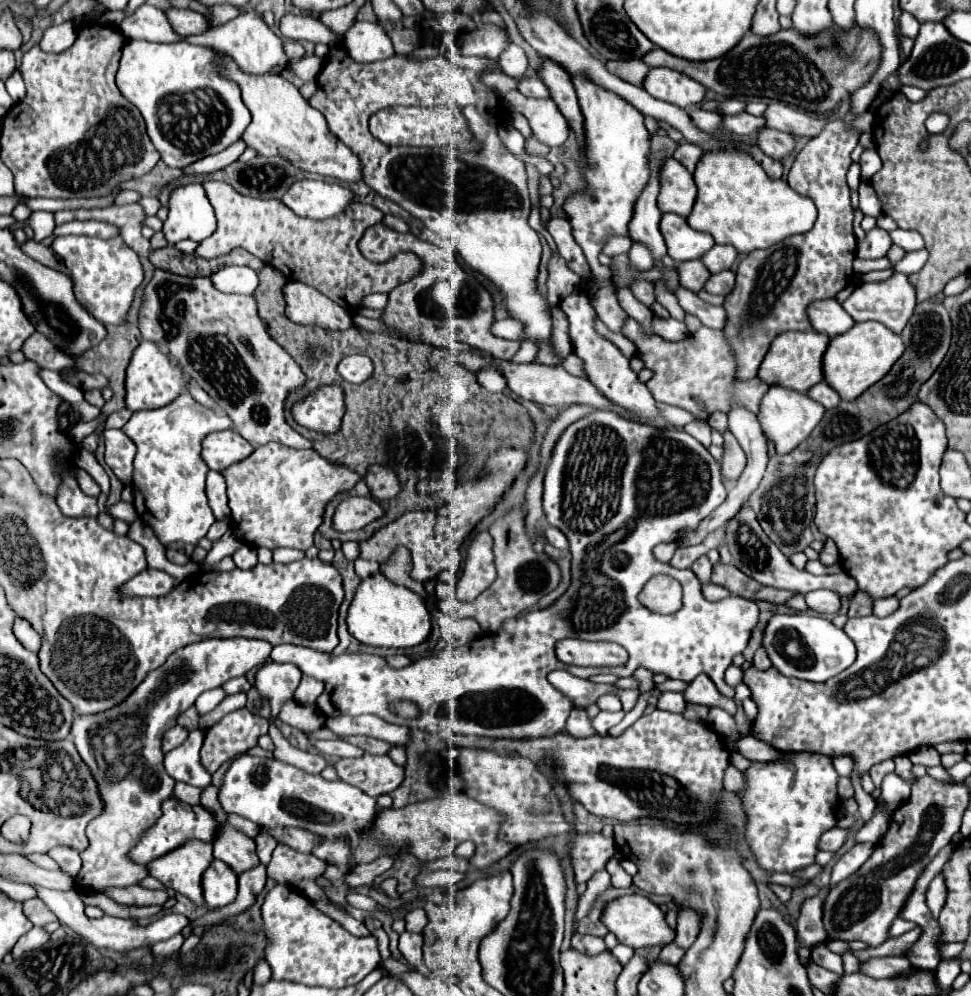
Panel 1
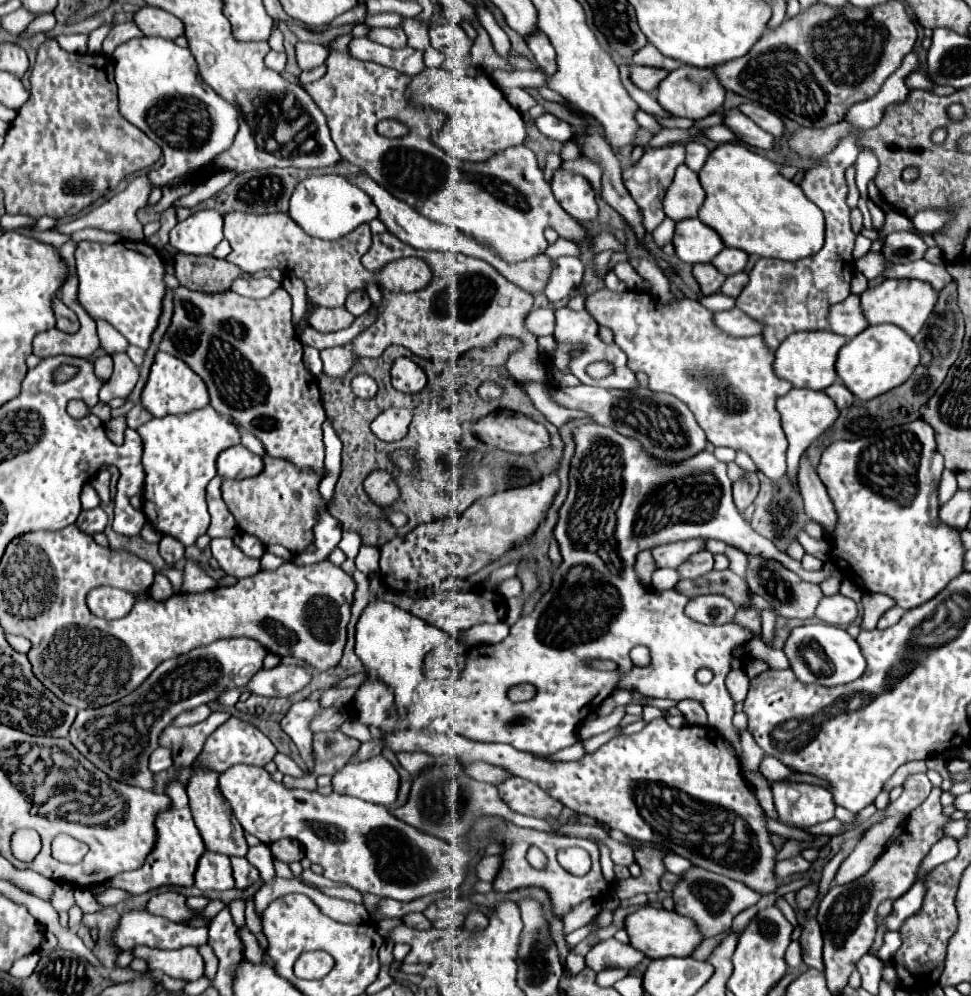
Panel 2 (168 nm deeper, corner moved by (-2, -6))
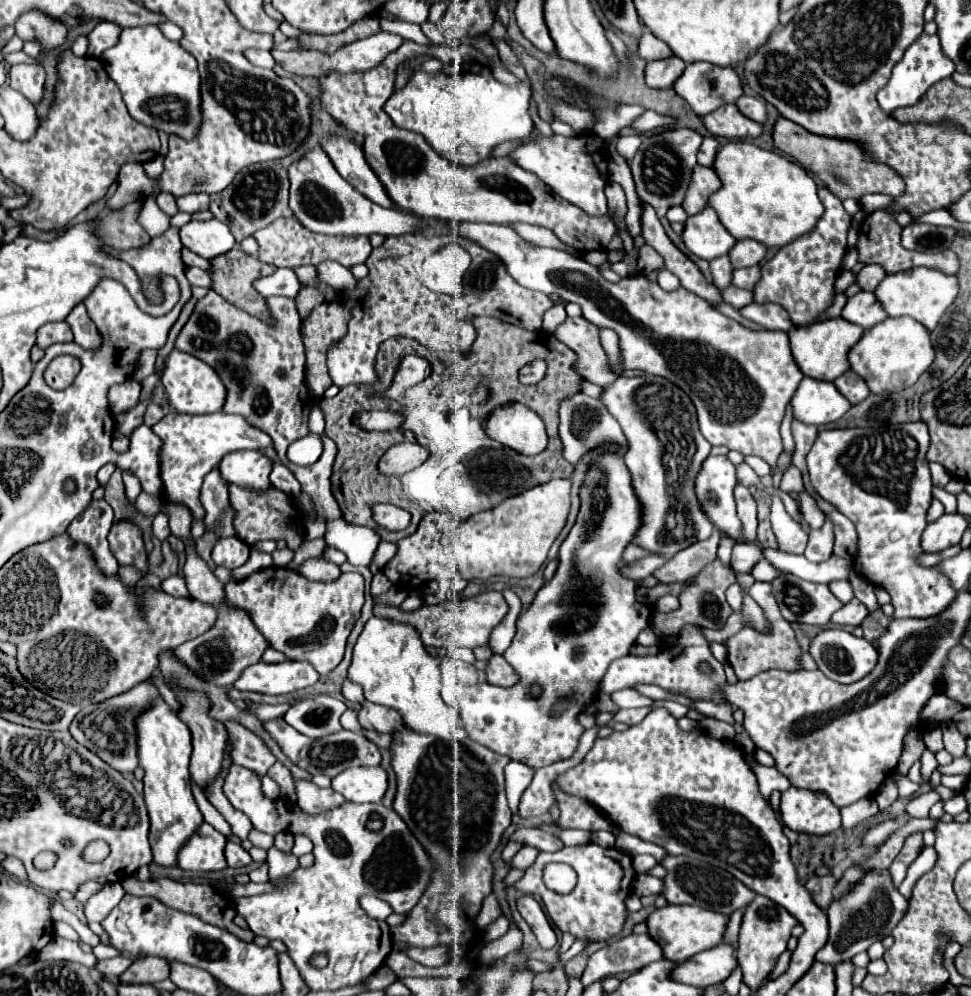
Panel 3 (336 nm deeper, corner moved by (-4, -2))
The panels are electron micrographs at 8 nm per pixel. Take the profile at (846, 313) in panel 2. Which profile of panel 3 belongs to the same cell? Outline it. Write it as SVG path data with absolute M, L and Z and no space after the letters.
M858 292L858 294L854 294L846 302L846 306L842 310L842 316L846 320L858 324L858 326L864 326L864 330L868 330L874 324L878 324L878 322L888 318L888 314L884 312L882 304L876 300L874 292Z

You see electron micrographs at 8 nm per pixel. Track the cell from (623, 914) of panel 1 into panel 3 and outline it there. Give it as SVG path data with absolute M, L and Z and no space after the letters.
M680 904L680 906L664 906L660 910L654 910L650 918L646 920L650 936L662 946L664 956L672 962L686 962L698 952L710 950L718 946L724 940L728 916L714 912L714 910L704 910L700 906L690 906L690 904Z

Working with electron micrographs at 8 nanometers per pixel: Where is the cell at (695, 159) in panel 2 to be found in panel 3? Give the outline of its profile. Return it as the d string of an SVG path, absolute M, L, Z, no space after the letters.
M712 136L704 138L704 142L700 146L700 152L698 152L698 164L712 168L714 158L716 158L716 150L718 150L718 142Z

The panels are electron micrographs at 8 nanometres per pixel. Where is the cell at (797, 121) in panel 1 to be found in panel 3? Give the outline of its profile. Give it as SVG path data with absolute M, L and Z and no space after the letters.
M742 96L742 98L738 98L736 106L740 108L740 112L744 116L750 116L750 120L754 120L754 122L764 122L766 120L766 108L764 108L762 100L756 100L752 96Z

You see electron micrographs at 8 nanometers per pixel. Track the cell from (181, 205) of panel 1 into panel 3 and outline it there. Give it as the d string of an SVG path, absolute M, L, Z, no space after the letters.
M216 218L208 222L188 222L180 228L180 238L188 250L206 260L212 260L236 248L236 240L230 234L230 228Z

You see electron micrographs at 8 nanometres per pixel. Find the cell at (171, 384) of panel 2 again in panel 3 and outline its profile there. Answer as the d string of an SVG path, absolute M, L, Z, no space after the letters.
M172 350L172 354L168 356L164 372L162 372L162 384L168 392L170 406L174 406L178 412L184 412L184 414L220 412L226 402L226 386L222 384L216 370L210 368L200 358L180 350Z

